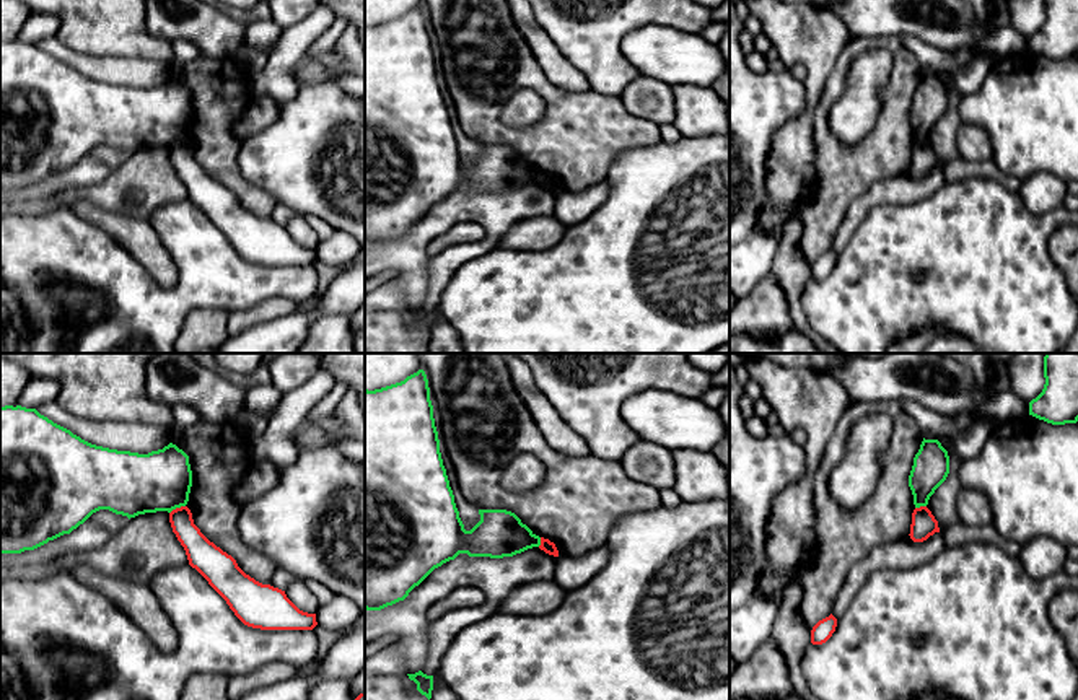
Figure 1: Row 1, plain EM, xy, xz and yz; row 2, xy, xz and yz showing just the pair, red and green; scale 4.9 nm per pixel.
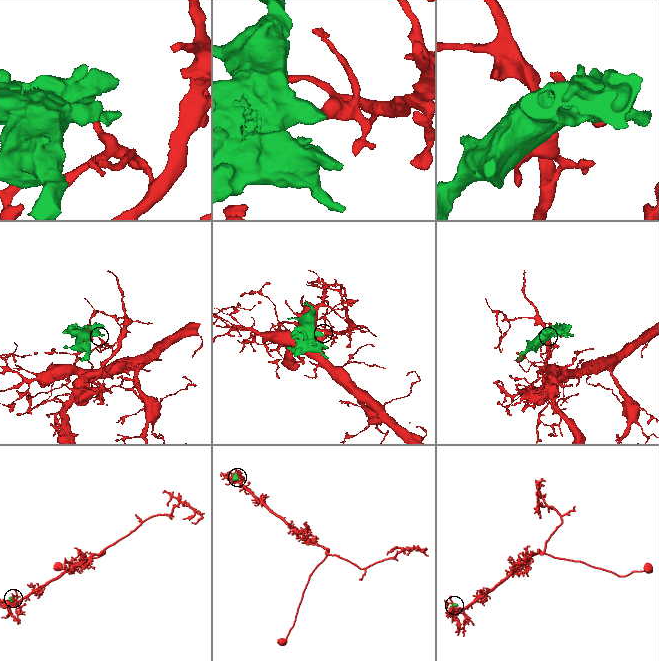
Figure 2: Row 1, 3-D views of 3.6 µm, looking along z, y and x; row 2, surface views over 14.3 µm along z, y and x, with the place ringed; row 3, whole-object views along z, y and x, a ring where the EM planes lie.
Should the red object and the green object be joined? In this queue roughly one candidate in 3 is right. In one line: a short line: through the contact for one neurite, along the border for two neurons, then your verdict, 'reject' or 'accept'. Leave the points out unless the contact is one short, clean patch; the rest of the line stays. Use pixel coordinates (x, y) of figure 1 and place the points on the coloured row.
line xy (184, 505), (170, 513); reject

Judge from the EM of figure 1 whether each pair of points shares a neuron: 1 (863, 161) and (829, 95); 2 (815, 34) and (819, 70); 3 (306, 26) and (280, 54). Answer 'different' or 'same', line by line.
1: same
2: same
3: same

